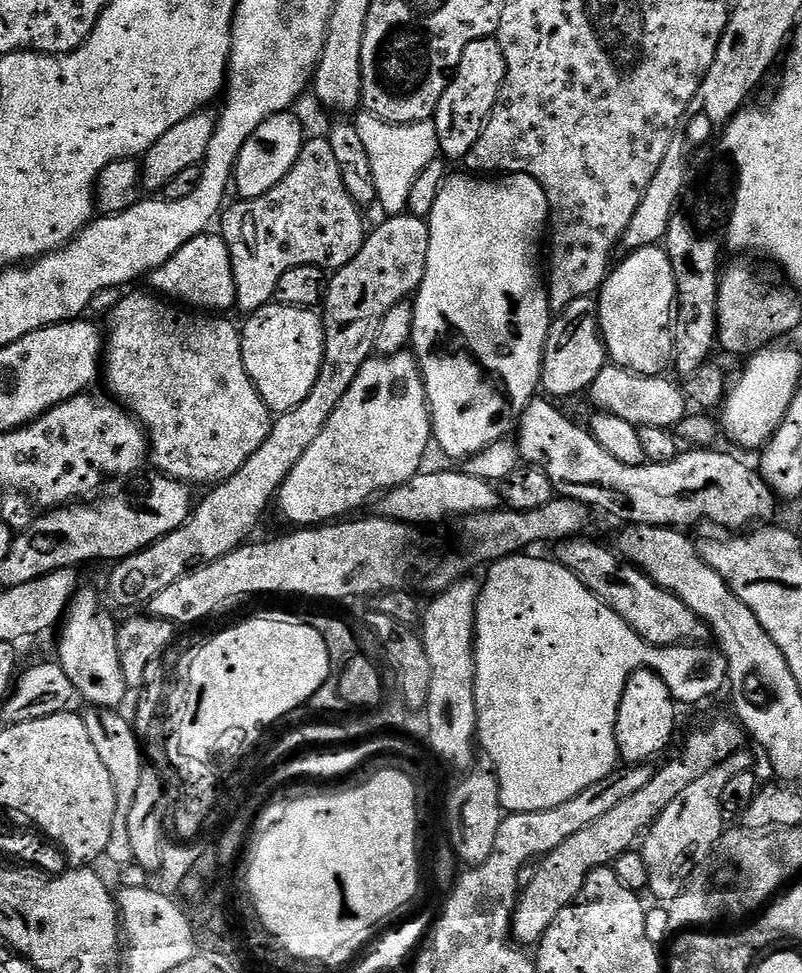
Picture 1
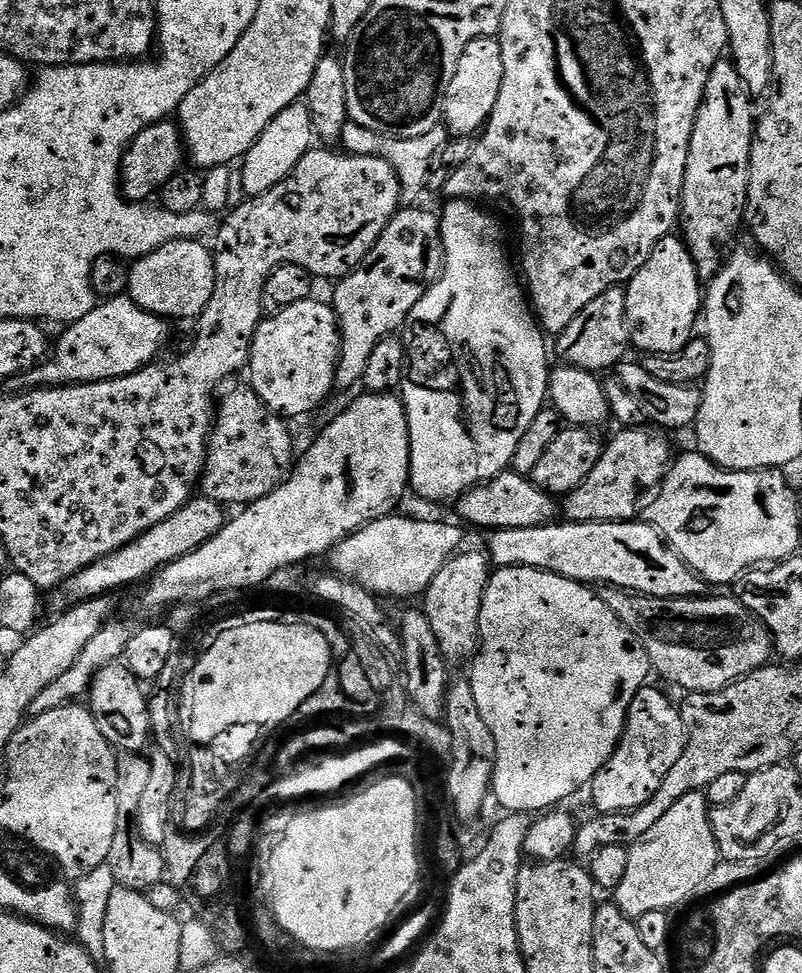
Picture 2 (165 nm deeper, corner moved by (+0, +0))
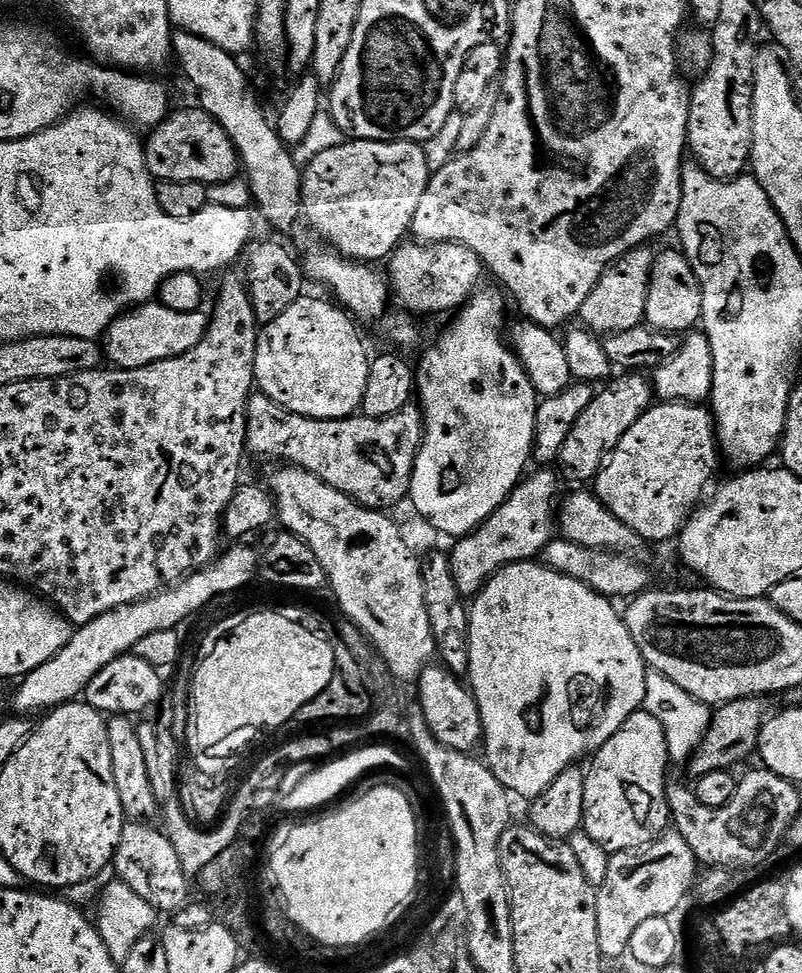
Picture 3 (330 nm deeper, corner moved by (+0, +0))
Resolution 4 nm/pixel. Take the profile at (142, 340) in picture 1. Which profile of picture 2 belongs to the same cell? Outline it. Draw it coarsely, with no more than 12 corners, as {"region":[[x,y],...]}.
{"region":[[225,391],[199,487],[221,506],[266,498],[294,467],[285,417]]}

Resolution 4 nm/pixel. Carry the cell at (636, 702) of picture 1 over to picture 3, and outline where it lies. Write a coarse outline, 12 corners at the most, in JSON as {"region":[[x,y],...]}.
{"region":[[643,710],[591,757],[582,830],[609,854],[670,828],[668,743]]}

